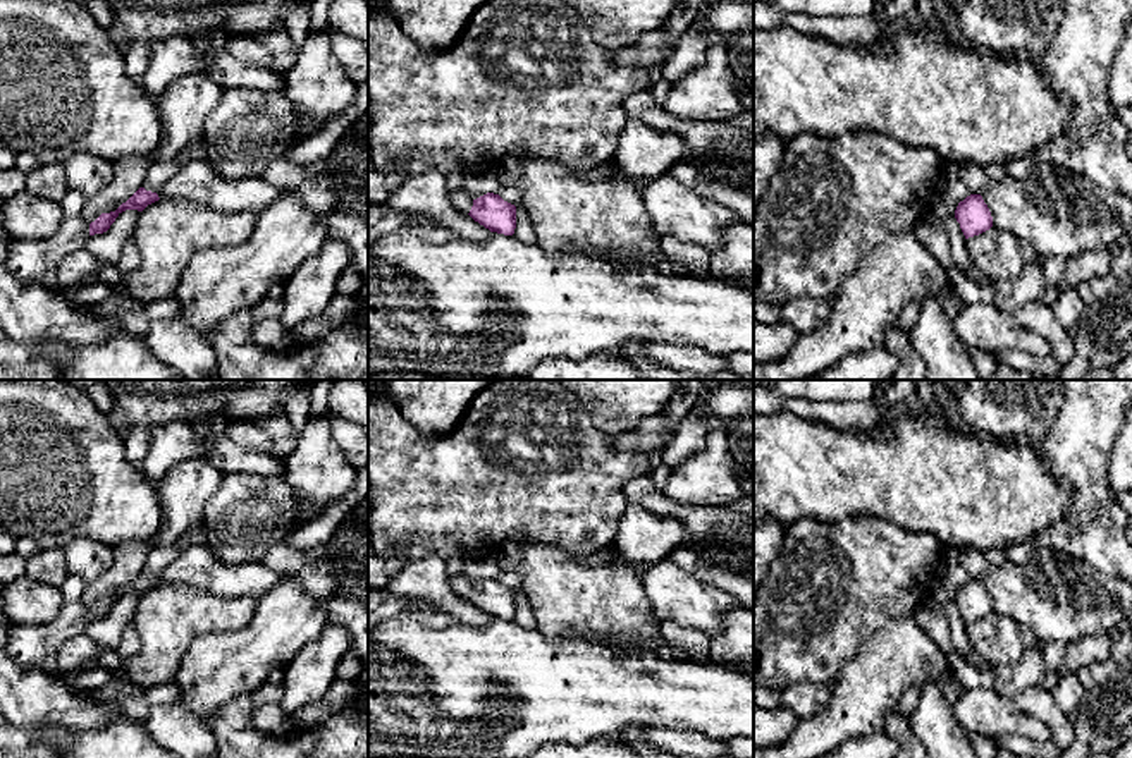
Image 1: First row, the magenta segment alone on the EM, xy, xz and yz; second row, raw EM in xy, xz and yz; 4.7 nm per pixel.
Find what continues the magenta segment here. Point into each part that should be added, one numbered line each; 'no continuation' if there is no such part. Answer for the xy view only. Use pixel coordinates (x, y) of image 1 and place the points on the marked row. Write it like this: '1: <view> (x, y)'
1: xy (196, 181)
2: xy (28, 262)

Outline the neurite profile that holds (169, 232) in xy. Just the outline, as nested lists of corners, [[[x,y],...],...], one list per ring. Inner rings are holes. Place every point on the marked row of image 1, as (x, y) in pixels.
[[[188,198],[158,199],[138,217],[132,241],[139,266],[120,282],[127,296],[143,304],[174,296],[196,253],[237,246],[255,225],[256,215],[248,211],[222,213]]]

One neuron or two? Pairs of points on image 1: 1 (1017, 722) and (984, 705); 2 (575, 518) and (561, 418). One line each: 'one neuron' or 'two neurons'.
1: one neuron
2: one neuron

